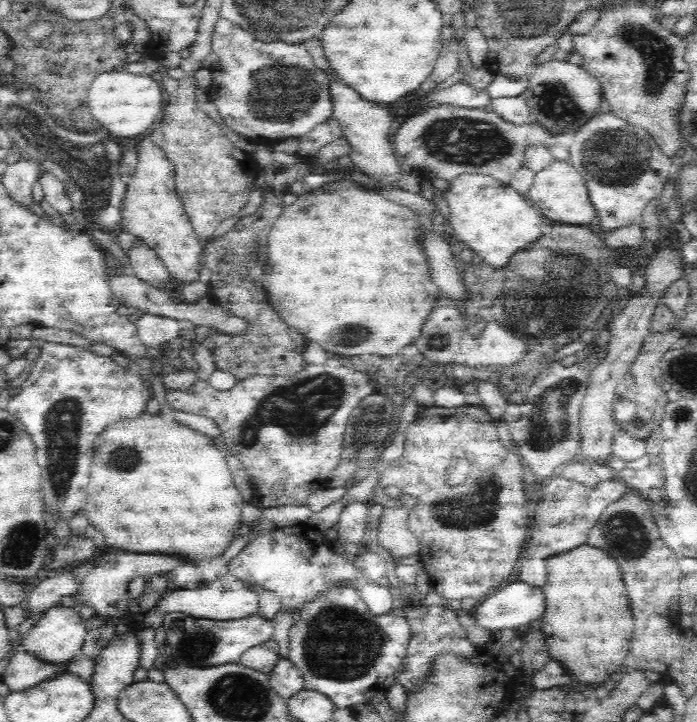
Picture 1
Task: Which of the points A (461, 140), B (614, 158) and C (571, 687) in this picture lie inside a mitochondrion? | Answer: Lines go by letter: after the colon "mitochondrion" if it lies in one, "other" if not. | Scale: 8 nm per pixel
A: mitochondrion
B: mitochondrion
C: other

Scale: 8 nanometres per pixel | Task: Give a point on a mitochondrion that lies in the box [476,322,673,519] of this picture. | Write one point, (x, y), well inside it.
(549, 425)

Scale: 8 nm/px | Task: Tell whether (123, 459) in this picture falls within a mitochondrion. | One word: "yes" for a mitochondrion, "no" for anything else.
yes

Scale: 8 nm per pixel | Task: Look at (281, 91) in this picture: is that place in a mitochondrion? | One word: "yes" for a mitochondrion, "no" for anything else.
yes

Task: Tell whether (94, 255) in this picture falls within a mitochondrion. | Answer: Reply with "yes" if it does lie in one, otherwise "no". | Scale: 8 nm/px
no

